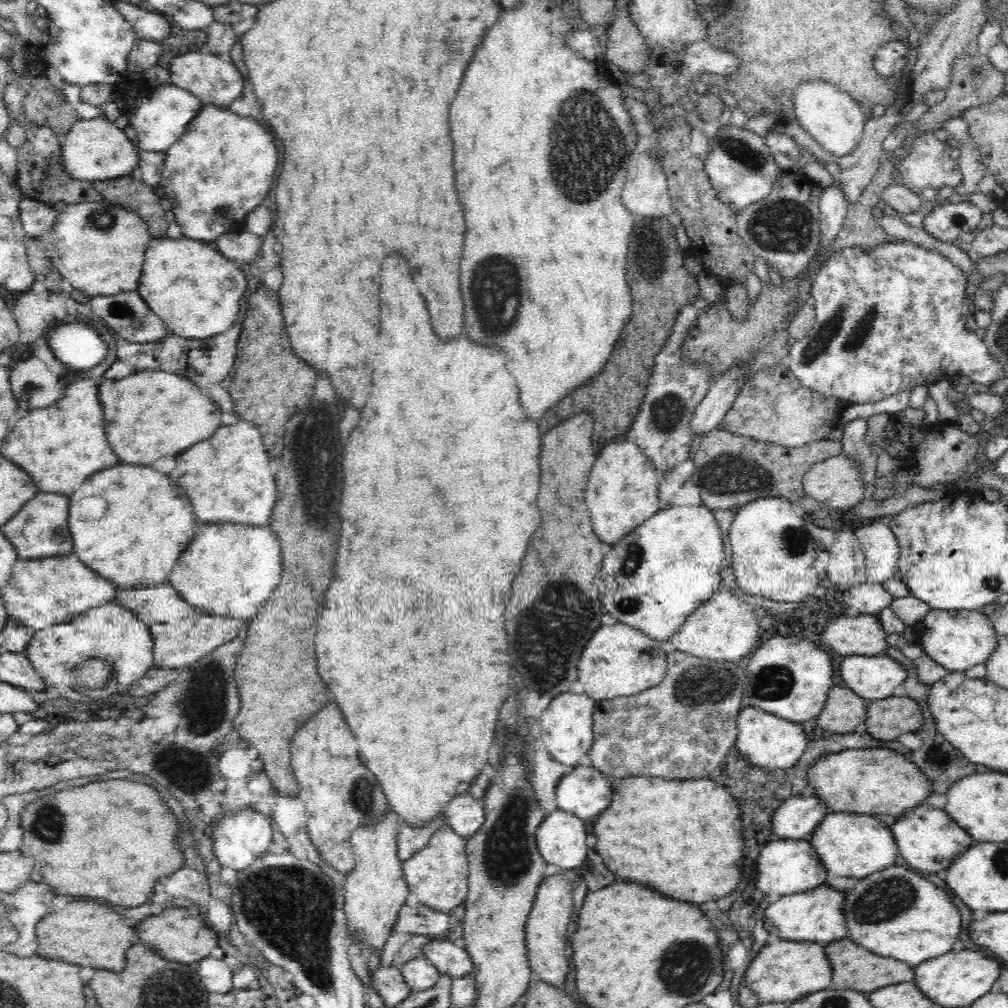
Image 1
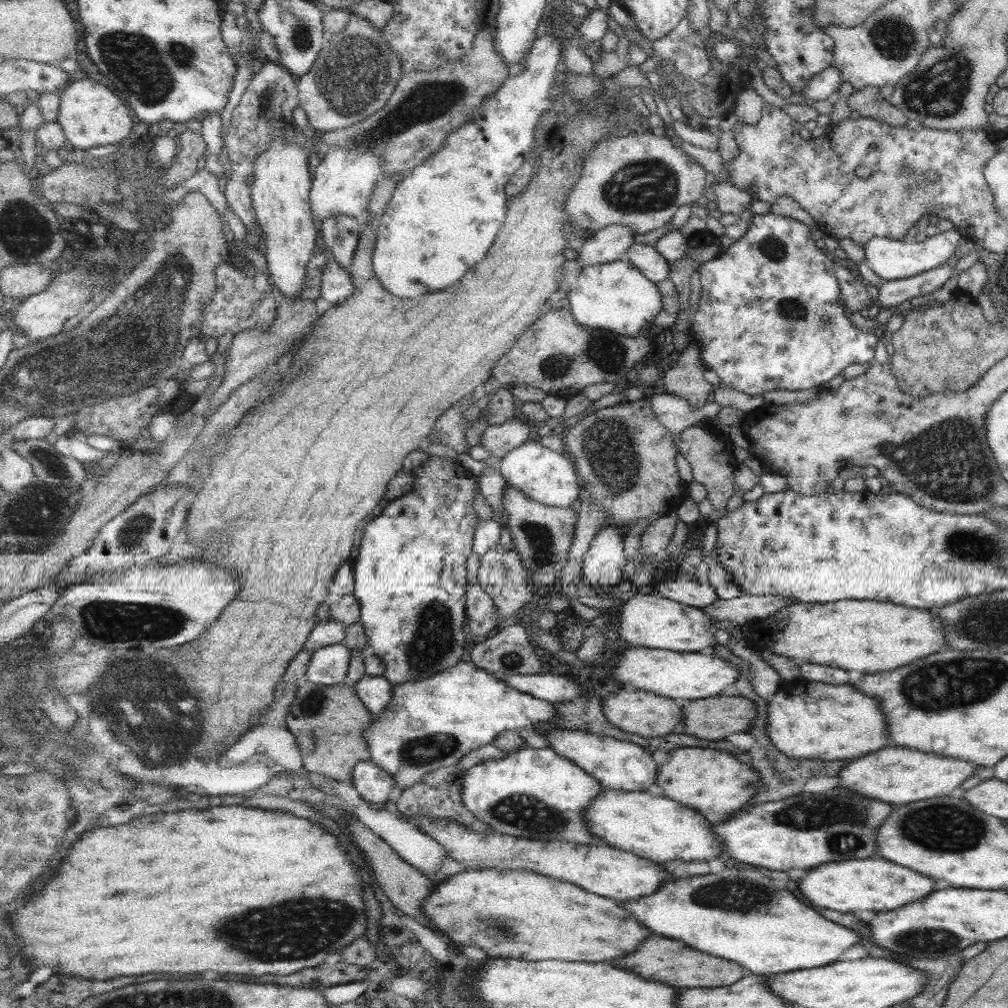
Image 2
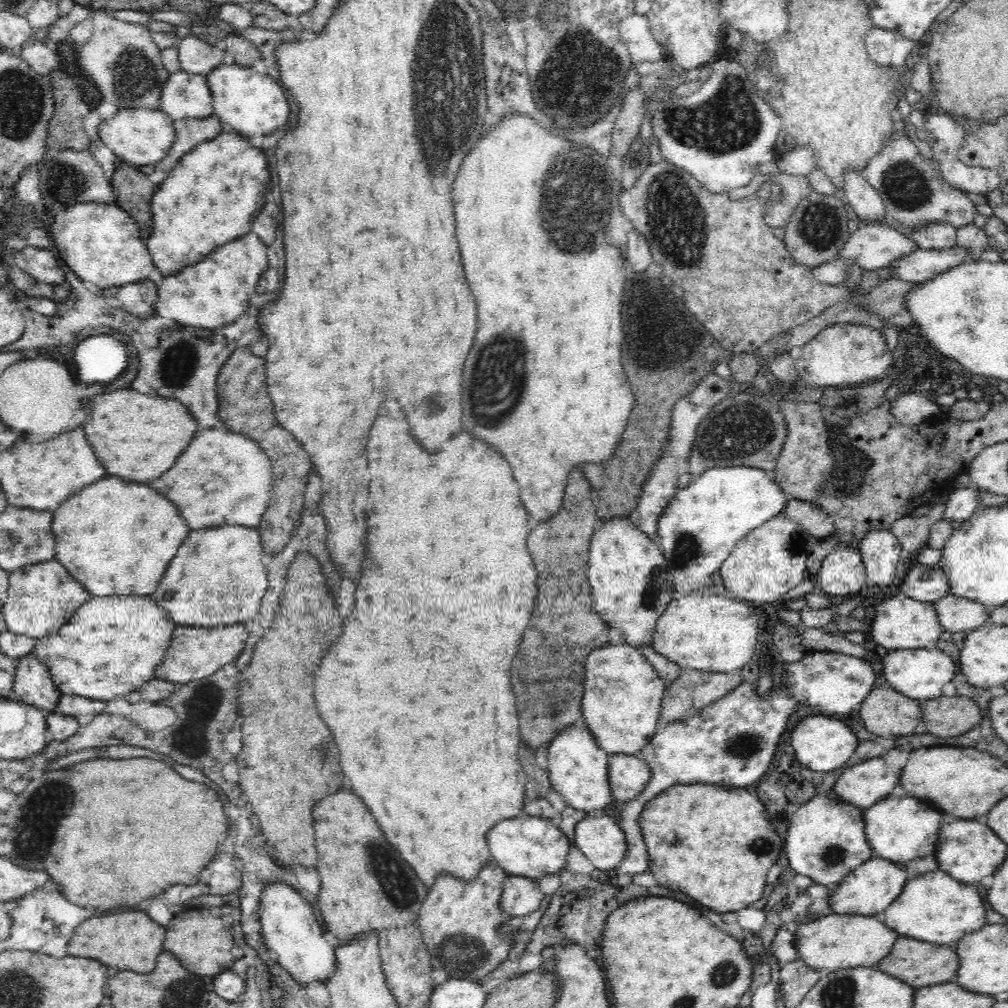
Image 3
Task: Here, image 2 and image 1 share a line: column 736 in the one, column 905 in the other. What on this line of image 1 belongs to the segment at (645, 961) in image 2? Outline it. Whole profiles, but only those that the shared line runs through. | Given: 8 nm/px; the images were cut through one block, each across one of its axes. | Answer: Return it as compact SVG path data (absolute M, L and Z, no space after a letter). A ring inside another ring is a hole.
M848 938L828 943L824 948L833 969L830 989L857 989L858 992L867 994L885 985L914 982L915 970L912 966L900 960L876 956Z

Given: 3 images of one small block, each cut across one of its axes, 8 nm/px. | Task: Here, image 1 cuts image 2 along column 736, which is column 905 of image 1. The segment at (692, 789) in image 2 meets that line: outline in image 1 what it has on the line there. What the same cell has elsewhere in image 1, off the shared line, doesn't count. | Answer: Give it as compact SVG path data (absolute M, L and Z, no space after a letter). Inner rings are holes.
M849 747L850 752L834 752L830 755L821 756L808 770L808 781L813 787L812 795L819 797L826 805L829 812L854 813L861 815L872 814L904 814L909 808L917 807L925 802L933 792L925 773L914 765L909 756L904 756L898 751L889 748L863 748Z

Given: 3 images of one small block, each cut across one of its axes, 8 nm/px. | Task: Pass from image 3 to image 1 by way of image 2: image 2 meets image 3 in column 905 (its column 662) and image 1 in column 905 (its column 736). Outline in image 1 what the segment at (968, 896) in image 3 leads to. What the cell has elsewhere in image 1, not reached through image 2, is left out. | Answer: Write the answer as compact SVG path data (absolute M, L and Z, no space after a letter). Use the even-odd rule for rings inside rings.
M892 865L858 879L854 887L845 892L842 912L845 915L850 941L854 941L864 949L868 948L870 952L876 952L878 956L902 960L913 968L950 952L952 945L957 941L960 924L962 924L960 912L952 904L950 896L942 892L938 886L934 886L932 882L928 882L926 878L906 868L905 865Z

